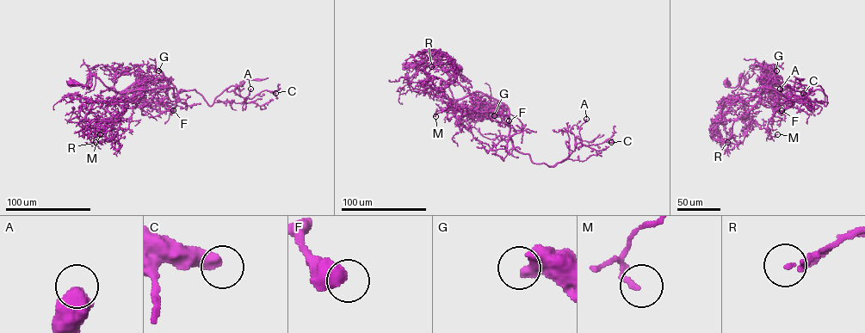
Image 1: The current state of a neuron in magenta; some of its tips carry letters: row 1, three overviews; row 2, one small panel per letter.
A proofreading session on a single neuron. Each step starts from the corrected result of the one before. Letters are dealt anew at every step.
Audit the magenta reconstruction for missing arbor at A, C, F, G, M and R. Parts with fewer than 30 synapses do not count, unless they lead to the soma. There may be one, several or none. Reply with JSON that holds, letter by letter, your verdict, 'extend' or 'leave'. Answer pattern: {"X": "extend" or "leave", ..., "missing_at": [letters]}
{"A": "leave", "C": "leave", "F": "leave", "G": "leave", "M": "leave", "R": "leave", "missing_at": []}

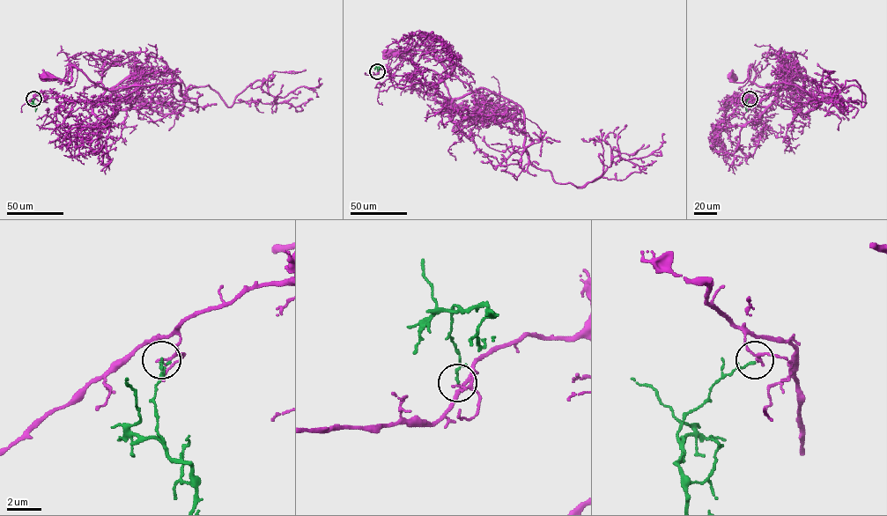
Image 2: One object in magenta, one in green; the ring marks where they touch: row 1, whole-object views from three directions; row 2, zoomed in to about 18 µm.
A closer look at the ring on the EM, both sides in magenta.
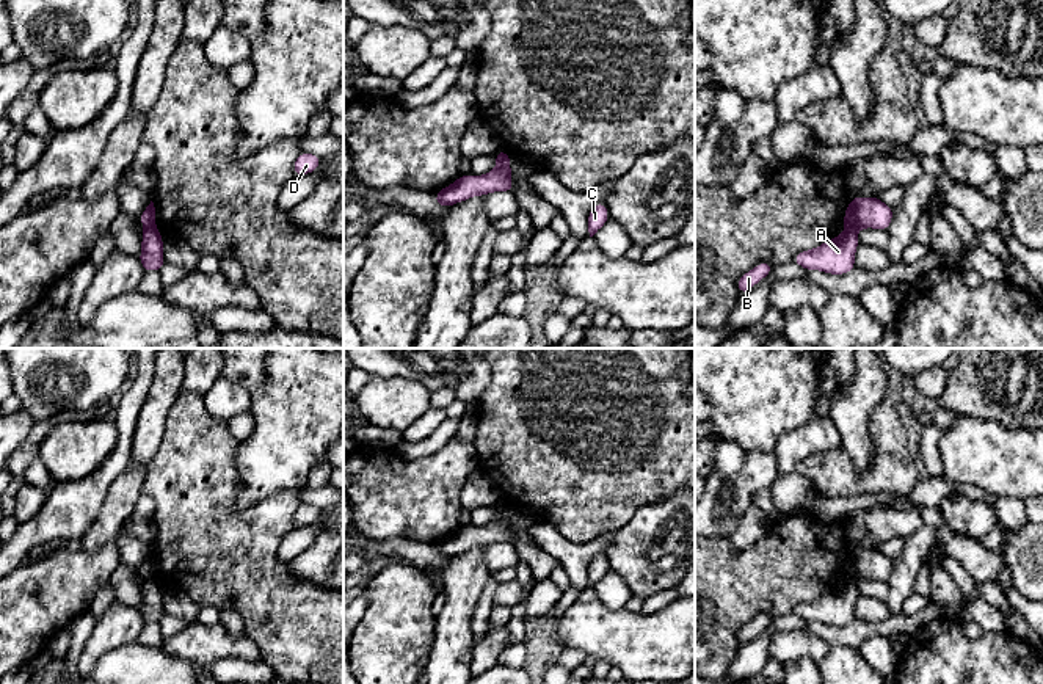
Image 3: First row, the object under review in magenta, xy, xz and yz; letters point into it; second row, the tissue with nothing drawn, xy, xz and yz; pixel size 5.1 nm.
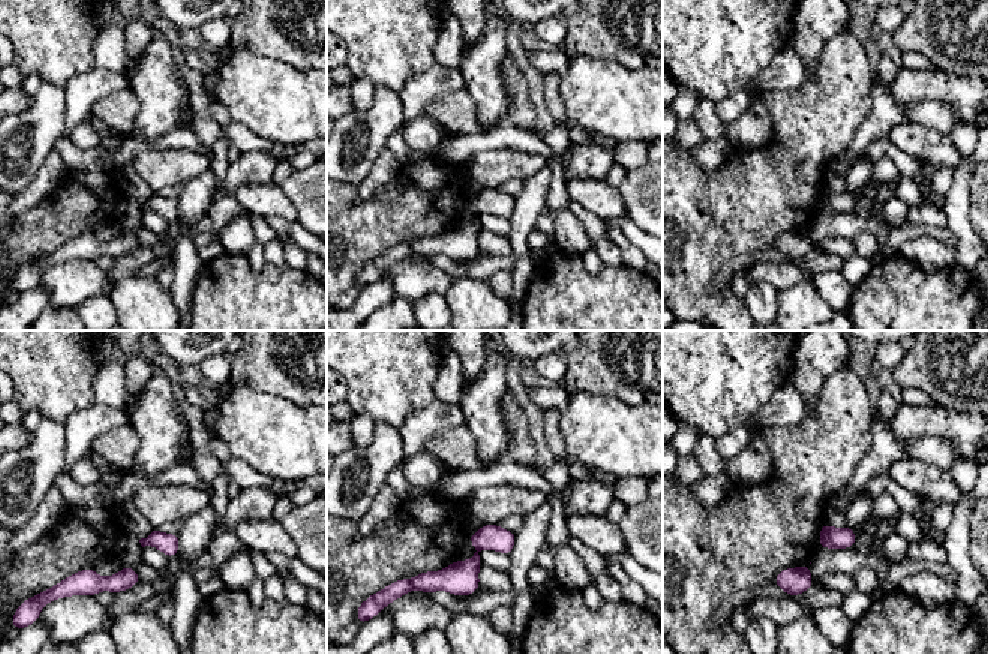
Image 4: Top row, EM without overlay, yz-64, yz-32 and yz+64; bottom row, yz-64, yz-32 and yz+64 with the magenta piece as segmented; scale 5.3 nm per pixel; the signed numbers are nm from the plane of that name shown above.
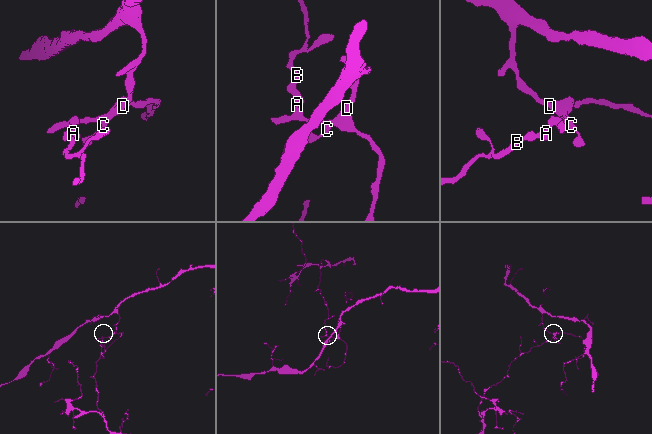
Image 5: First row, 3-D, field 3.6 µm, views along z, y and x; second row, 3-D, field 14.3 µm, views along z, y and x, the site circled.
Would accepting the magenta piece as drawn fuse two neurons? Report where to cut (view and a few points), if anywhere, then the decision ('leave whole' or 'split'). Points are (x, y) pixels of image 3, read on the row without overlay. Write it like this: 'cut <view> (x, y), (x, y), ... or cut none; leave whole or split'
cut yz (846, 576), (857, 579); split

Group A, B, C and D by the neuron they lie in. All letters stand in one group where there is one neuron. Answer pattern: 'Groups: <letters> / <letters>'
Groups: A B / C D

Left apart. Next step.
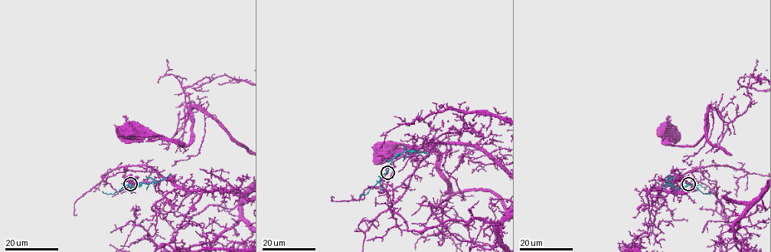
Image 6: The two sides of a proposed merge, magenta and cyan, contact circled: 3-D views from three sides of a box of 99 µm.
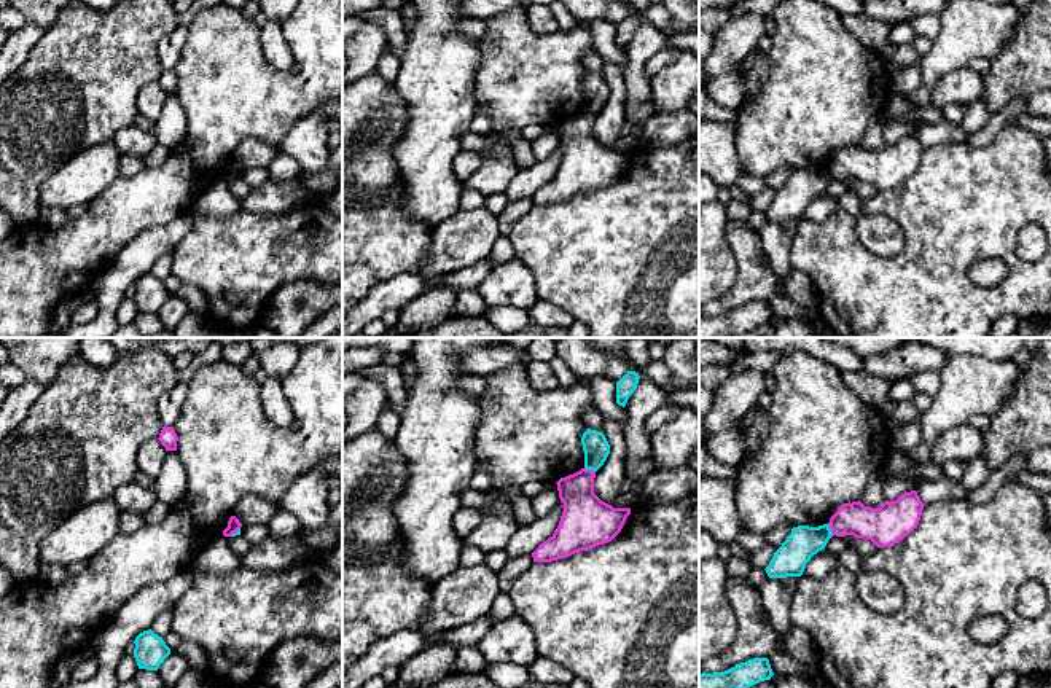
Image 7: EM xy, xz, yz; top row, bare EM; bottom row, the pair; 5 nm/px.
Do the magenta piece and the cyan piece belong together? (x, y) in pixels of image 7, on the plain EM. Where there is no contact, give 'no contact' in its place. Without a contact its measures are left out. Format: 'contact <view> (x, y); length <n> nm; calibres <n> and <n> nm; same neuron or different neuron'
contact yz (830, 171); length 70 nm; calibres 180 and 160 nm; different neuron

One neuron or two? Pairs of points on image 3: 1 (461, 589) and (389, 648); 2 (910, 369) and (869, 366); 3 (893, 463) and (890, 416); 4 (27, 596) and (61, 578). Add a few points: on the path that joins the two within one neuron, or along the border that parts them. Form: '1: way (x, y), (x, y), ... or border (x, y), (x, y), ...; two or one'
1: border (436, 617), (435, 640), (428, 653); two
2: border (883, 364), (885, 367); two
3: way (893, 452), (890, 449), (890, 427); one
4: way (35, 590), (54, 585); one

